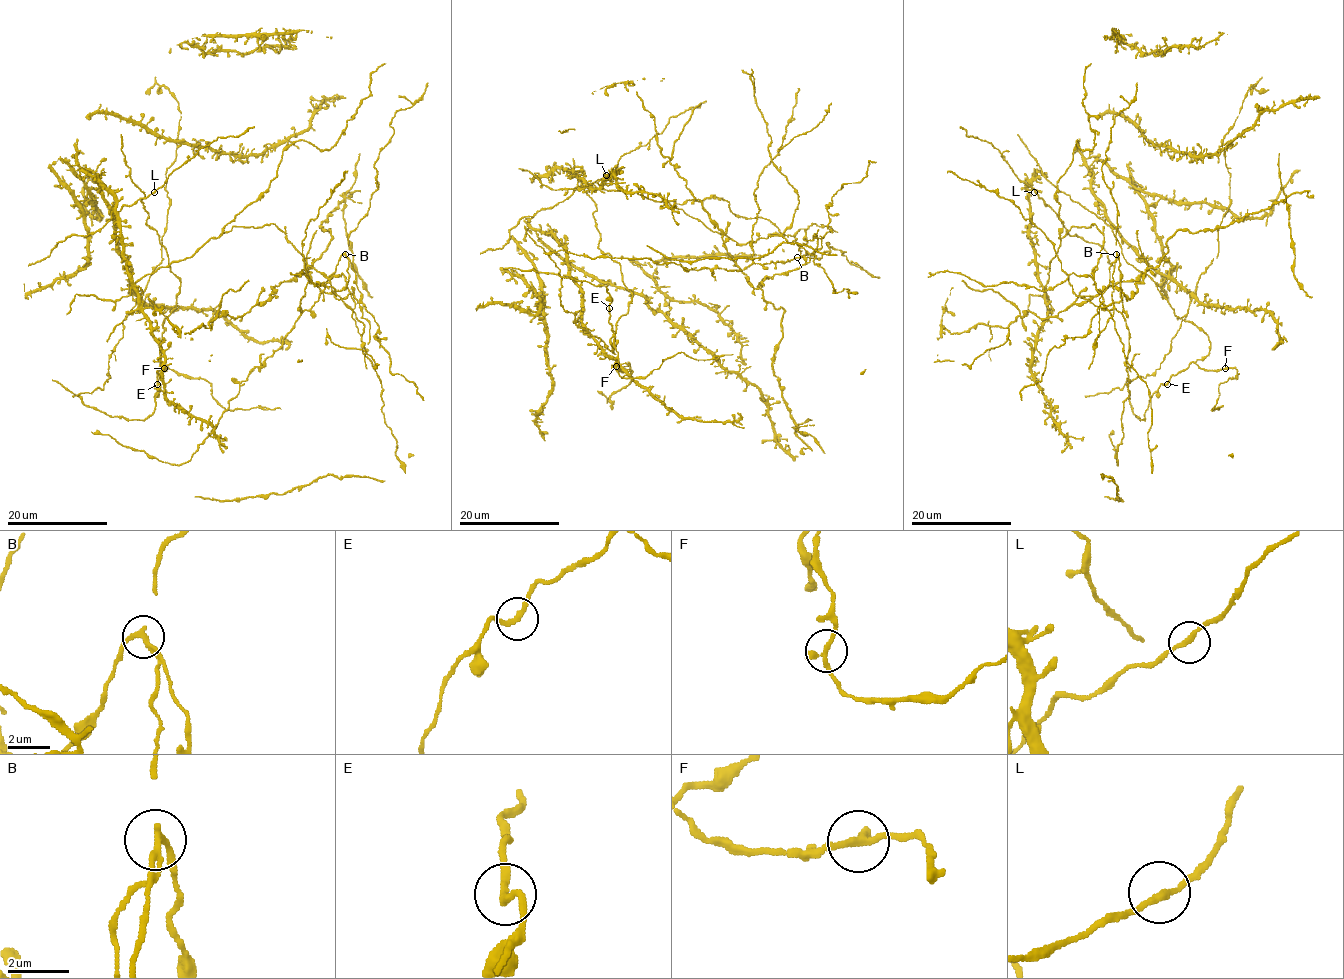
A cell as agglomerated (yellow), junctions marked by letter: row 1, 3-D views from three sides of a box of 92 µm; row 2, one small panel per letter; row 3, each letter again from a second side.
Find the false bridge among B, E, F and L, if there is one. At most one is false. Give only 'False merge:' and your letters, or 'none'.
False merge: B

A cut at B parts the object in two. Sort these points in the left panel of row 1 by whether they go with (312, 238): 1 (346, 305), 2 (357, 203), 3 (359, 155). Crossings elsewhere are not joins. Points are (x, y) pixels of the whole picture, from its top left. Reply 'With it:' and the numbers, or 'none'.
With it: 2, 3

